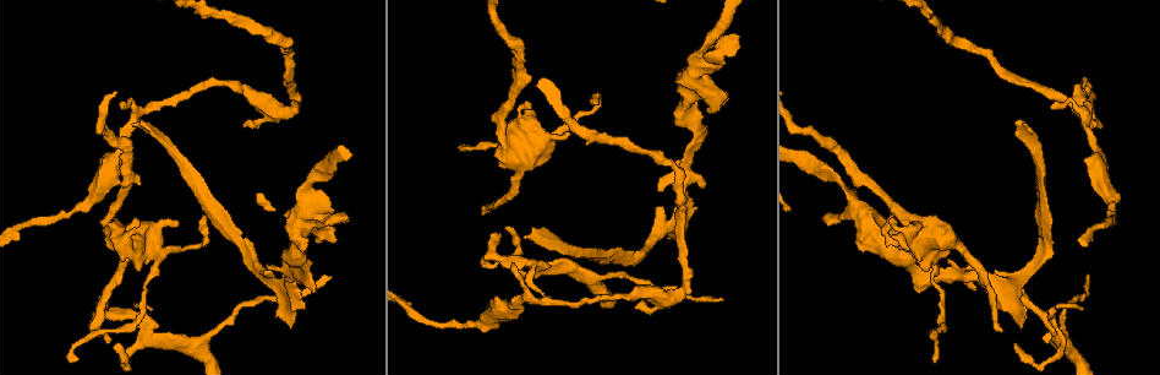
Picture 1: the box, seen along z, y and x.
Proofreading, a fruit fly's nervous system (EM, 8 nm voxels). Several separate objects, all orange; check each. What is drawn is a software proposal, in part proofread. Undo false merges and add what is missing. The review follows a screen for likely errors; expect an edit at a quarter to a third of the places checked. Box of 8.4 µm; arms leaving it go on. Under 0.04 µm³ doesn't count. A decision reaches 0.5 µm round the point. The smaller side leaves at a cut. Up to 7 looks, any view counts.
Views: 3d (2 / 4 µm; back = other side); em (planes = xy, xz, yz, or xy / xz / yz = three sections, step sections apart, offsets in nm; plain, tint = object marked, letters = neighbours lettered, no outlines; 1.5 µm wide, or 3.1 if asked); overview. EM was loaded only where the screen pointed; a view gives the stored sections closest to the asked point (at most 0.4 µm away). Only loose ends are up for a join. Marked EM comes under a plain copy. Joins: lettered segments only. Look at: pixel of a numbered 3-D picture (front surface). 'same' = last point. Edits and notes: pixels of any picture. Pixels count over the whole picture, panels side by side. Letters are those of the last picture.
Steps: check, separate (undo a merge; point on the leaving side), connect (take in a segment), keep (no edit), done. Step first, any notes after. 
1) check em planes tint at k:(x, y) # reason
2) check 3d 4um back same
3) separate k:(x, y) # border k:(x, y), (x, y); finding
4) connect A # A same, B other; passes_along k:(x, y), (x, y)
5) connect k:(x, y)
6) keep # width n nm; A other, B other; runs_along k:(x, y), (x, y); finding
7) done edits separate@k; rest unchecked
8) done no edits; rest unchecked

check 3d 2um at 1:(727, 96) # branch stops here

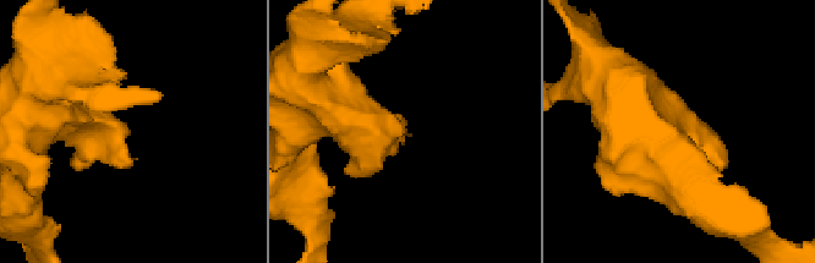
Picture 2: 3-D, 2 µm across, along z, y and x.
check em planes letters at 2:(132, 161) # need the tissue

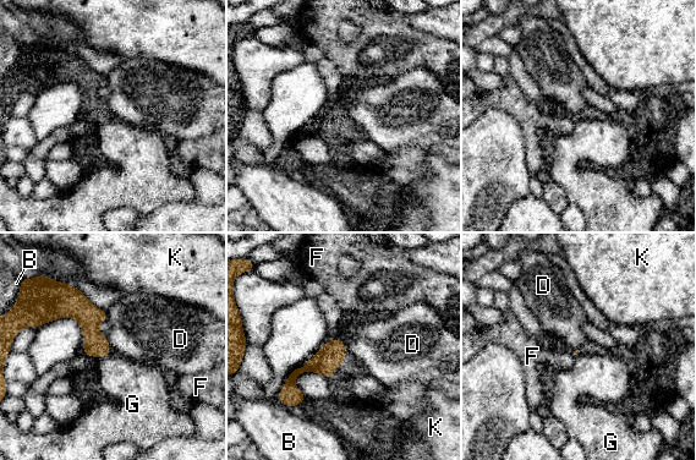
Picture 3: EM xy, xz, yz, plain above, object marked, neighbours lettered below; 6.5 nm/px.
keep # B other, D other, F other, G other, K other; runs_along 3:(340, 343), (319, 363), (300, 370), (285, 392); no lettered segment goes on from it

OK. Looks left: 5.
check em planes tint at 1:(289, 327) # tapers out

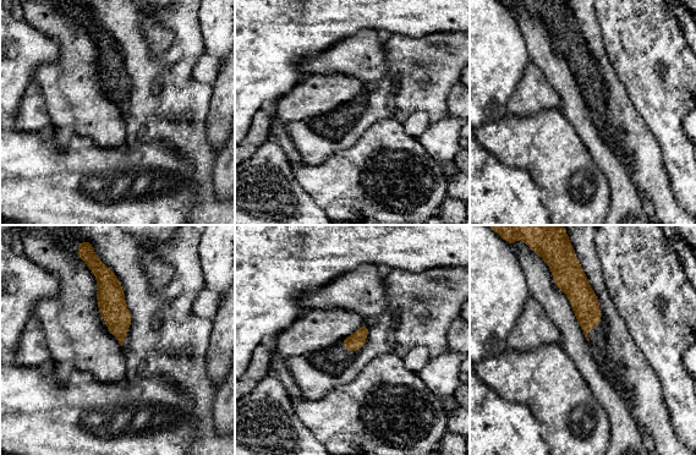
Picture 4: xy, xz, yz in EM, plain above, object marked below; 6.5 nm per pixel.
check em planes letters same # see the neighbours

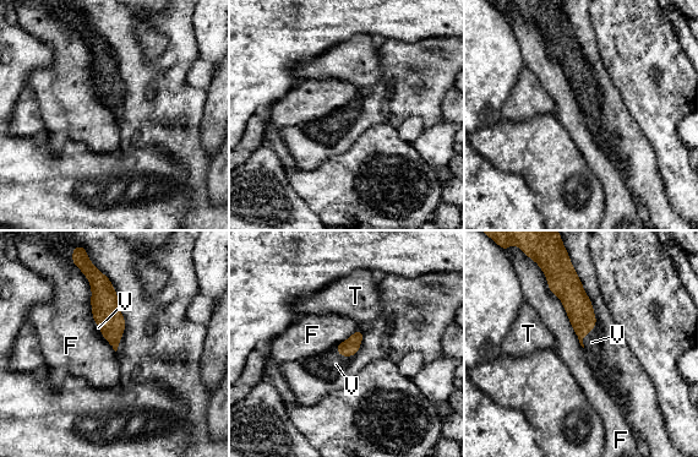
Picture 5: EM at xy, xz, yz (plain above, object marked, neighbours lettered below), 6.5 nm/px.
connect 5:(592, 342) # width 110 nm; F other, T other, V same; passes_along 5:(578, 306), (594, 326), (592, 342); it goes on there

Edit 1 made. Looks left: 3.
done edits connect@5; rest unchecked

